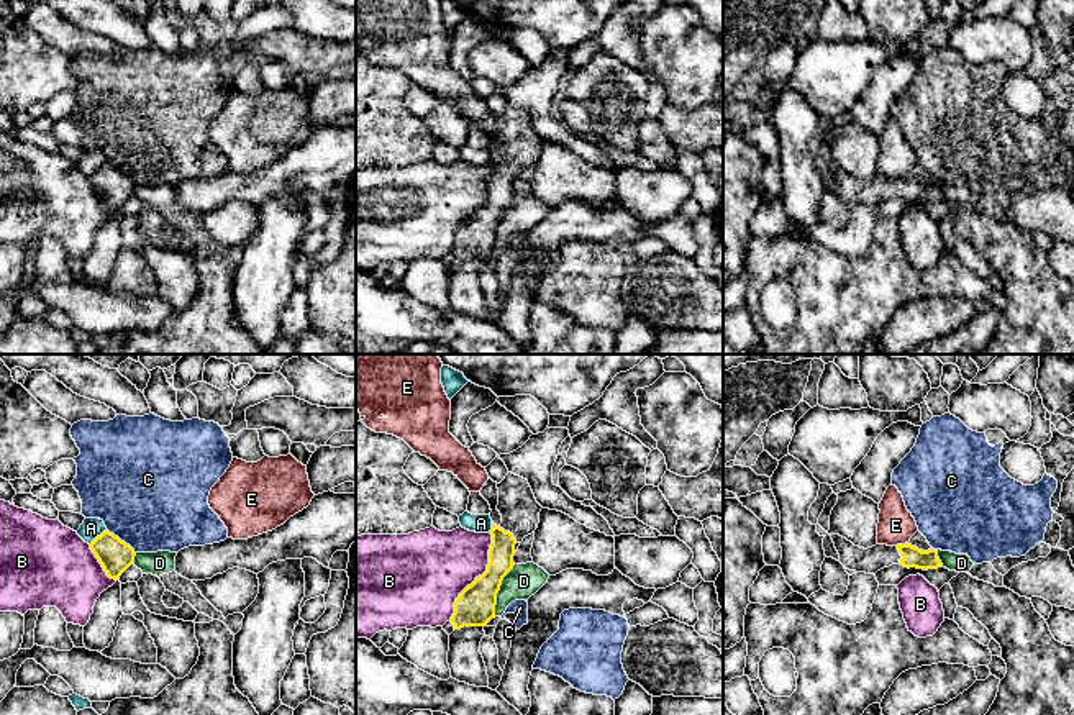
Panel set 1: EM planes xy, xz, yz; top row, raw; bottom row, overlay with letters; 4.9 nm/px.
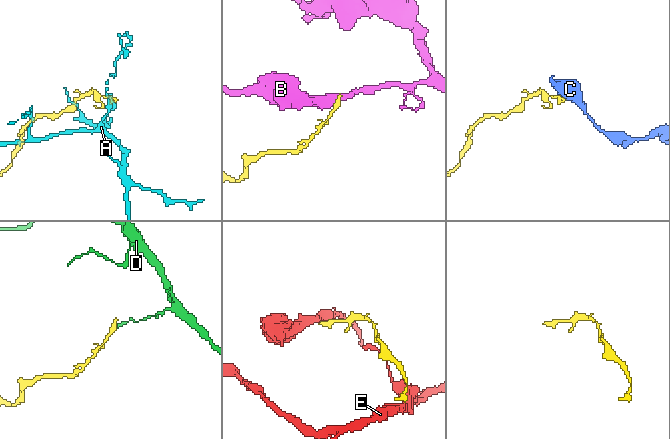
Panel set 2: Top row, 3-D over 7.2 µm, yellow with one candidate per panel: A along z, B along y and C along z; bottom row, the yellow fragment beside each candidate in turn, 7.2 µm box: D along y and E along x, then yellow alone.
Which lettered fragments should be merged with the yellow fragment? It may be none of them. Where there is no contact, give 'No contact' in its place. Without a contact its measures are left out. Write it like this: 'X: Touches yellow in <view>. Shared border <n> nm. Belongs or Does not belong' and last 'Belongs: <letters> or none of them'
A: Touches yellow in xy. Shared border 120 nm. Does not belong
B: Touches yellow in xz. Shared border 460 nm. Does not belong
C: Touches yellow in xy. Shared border 190 nm. Does not belong
D: Touches yellow in xz. Shared border 280 nm. Does not belong
E: Touches yellow in yz. Shared border 70 nm. Does not belong
Belongs: none of them

